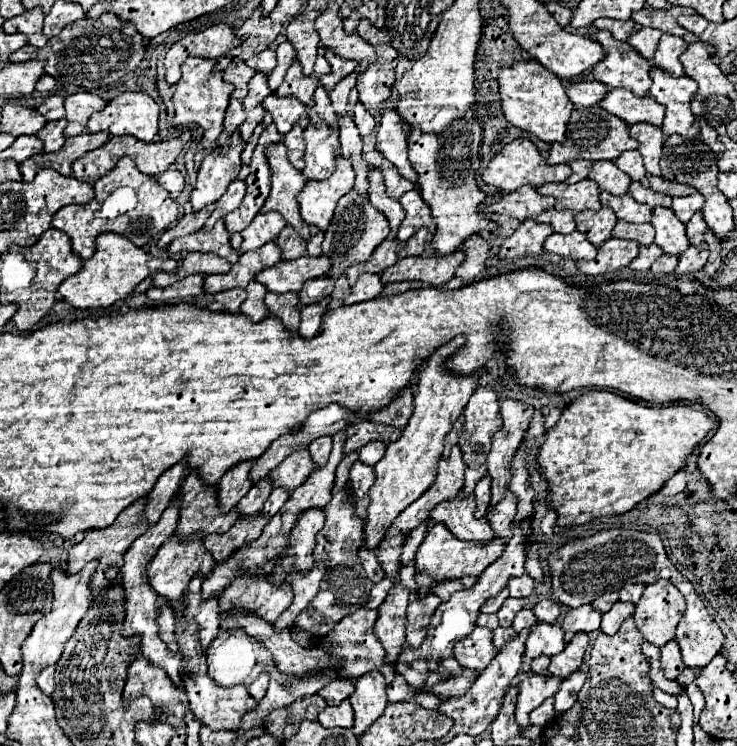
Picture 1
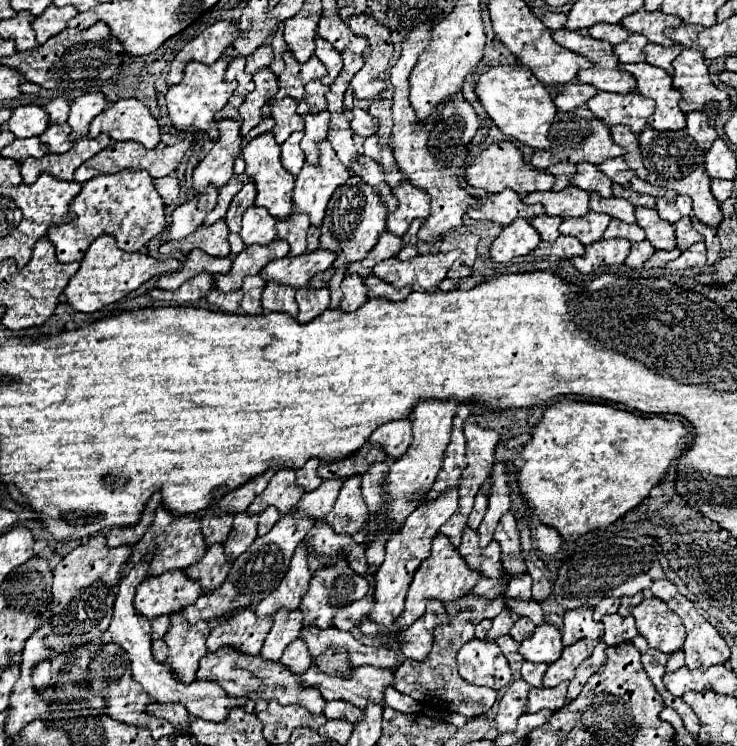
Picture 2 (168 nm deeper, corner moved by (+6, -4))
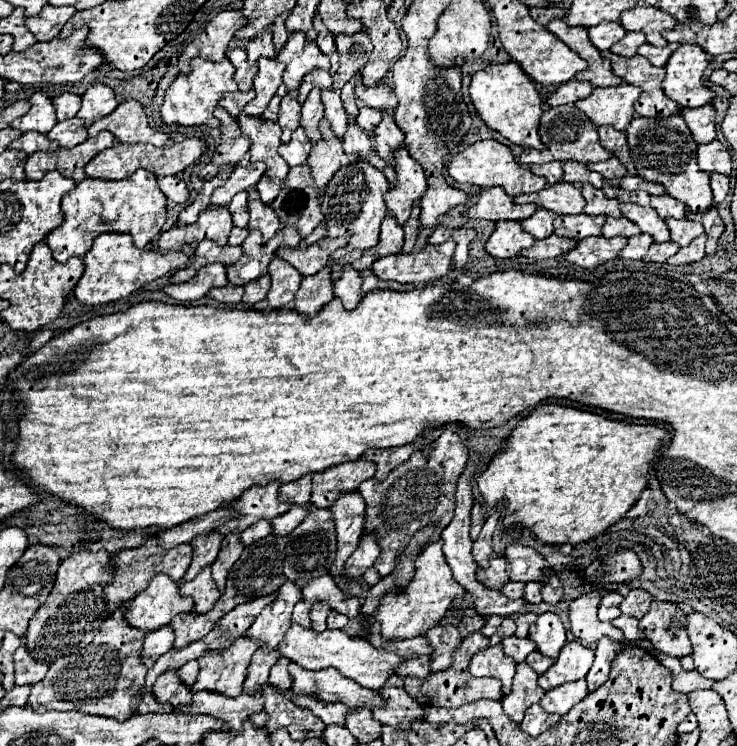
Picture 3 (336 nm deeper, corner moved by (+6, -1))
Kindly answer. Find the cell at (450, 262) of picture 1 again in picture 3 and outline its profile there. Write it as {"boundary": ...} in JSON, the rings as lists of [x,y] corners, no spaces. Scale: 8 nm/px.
{"boundary":[[[452,238],[440,244],[440,248],[426,244],[420,252],[380,258],[372,266],[372,270],[380,280],[396,280],[400,284],[424,286],[448,274],[454,248],[456,242]]]}

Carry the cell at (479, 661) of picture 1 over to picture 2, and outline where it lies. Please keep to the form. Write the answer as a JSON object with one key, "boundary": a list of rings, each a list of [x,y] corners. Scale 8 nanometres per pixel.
{"boundary":[[[472,639],[458,651],[458,673],[462,679],[474,685],[486,685],[492,689],[506,687],[510,681],[510,667],[496,641]]]}

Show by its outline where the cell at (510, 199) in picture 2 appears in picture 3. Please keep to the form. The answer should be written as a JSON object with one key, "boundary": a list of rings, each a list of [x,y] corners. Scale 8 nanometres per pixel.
{"boundary":[[[482,188],[478,202],[464,210],[468,218],[486,218],[492,222],[498,220],[526,220],[534,214],[534,204],[514,204],[512,198],[500,188]]]}

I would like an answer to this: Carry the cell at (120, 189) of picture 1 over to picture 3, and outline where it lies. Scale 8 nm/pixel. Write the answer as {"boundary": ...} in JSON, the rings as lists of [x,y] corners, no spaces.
{"boundary":[[[138,168],[124,180],[92,180],[78,182],[62,196],[64,222],[46,236],[46,242],[56,262],[66,262],[72,256],[84,256],[94,238],[104,232],[128,232],[138,248],[144,248],[162,232],[166,222],[166,196],[158,188],[158,178],[144,168]]]}

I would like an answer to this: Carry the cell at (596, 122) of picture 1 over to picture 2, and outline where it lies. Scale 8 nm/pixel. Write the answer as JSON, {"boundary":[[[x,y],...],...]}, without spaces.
{"boundary":[[[586,105],[572,109],[572,111],[558,111],[548,137],[552,141],[552,147],[548,151],[536,151],[532,155],[532,167],[536,167],[536,169],[548,169],[550,165],[560,163],[560,161],[570,161],[570,163],[588,161],[588,163],[600,165],[606,159],[622,157],[626,153],[620,145],[614,143],[614,139],[610,135],[610,127],[606,123],[602,123],[600,119],[596,119],[592,115],[592,111],[586,109]]]}

